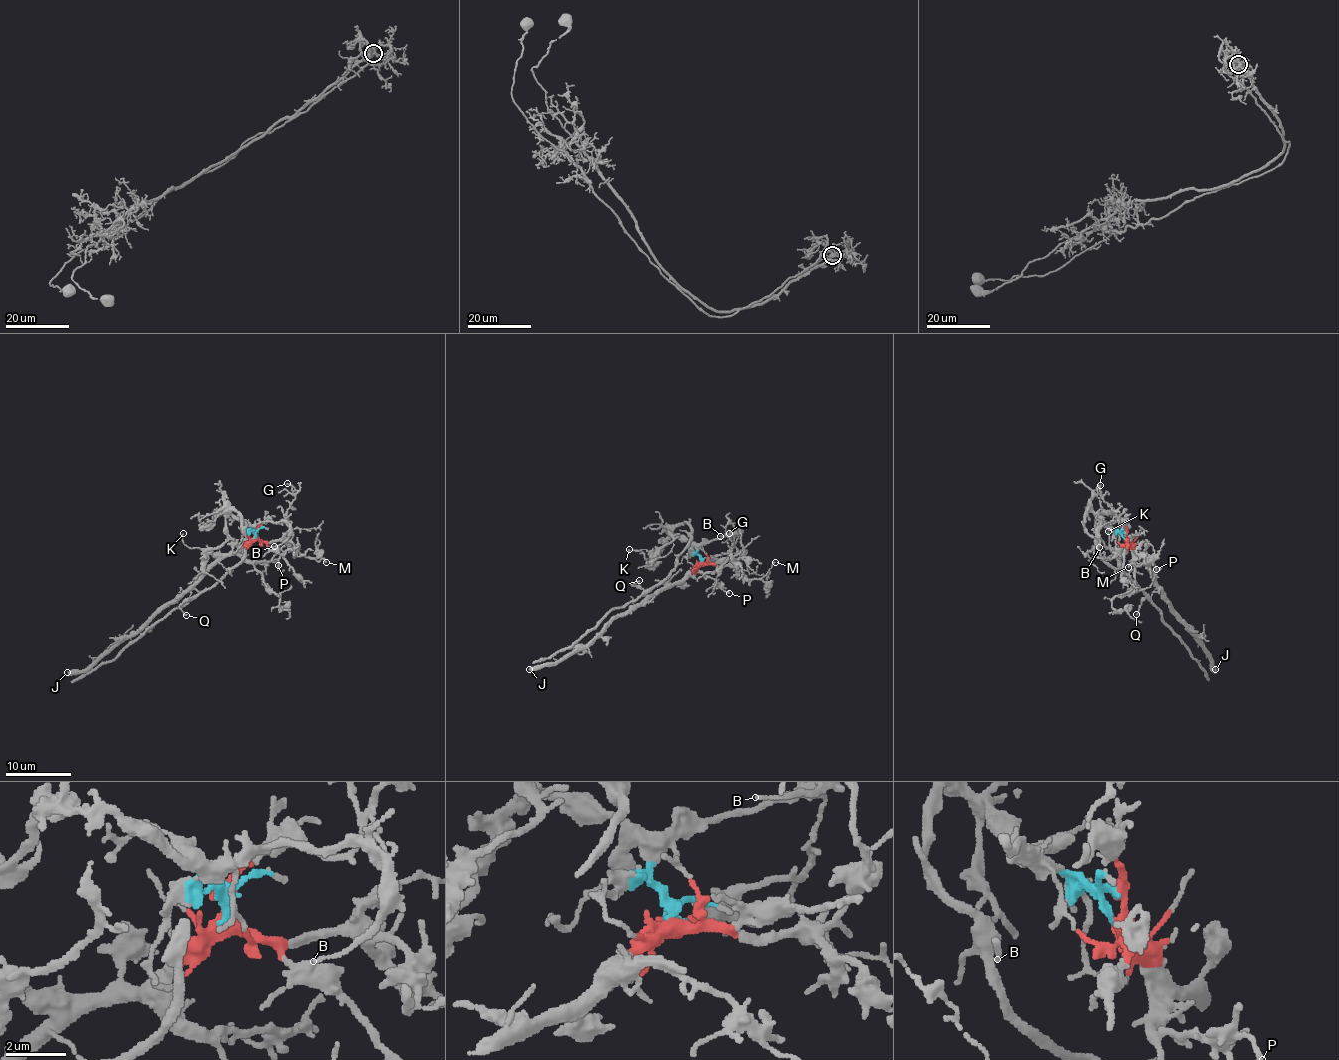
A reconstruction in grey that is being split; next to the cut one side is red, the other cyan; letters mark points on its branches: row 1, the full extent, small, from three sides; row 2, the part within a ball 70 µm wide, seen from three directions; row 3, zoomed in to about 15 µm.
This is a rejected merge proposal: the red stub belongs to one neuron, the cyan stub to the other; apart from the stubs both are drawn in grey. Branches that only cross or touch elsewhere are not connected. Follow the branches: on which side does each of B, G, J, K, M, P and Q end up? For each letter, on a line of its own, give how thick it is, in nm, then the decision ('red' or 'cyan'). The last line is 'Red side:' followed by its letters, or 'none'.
B: calibre 100 nm; cyan
G: calibre 110 nm; red
J: calibre 440 nm; red
K: calibre 110 nm; cyan
M: calibre 140 nm; red
P: calibre 140 nm; red
Q: calibre 120 nm; cyan
Red side: G, J, M, P

